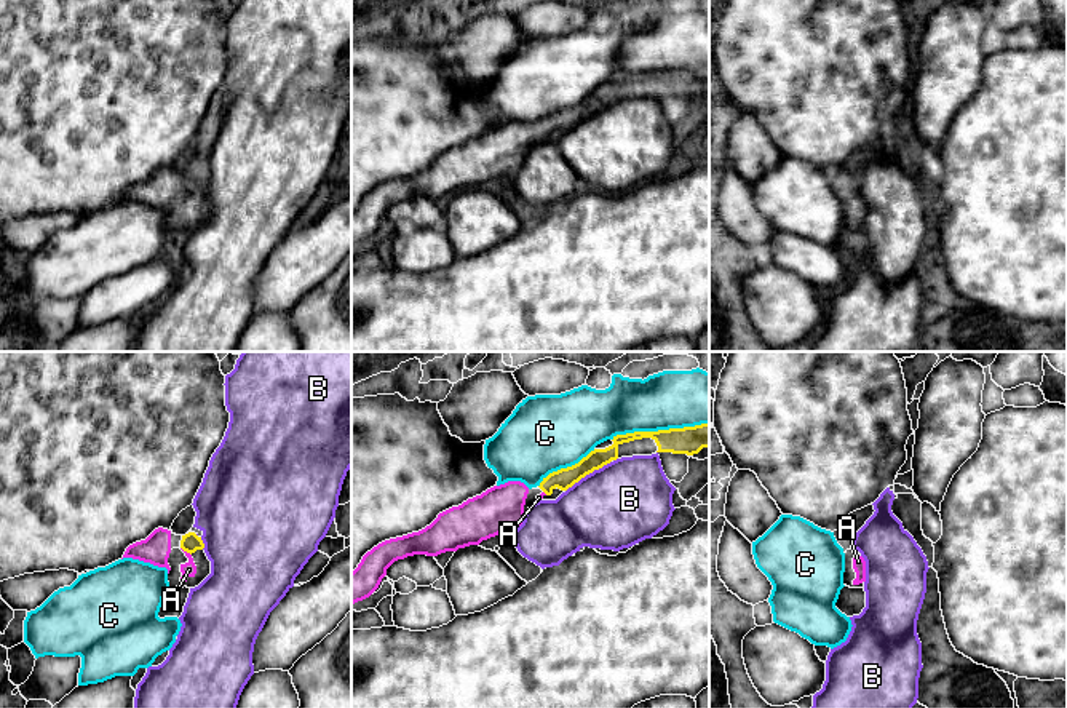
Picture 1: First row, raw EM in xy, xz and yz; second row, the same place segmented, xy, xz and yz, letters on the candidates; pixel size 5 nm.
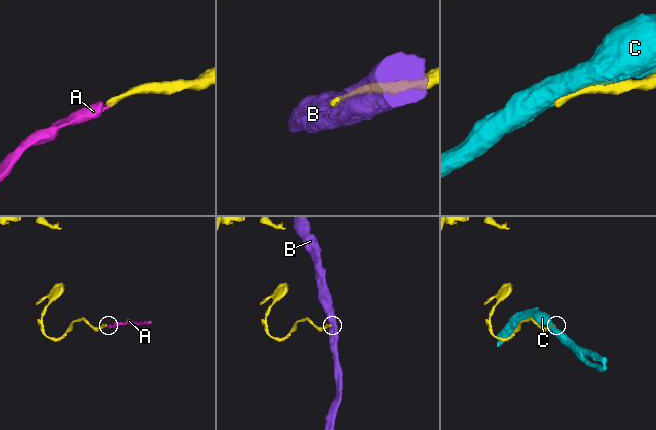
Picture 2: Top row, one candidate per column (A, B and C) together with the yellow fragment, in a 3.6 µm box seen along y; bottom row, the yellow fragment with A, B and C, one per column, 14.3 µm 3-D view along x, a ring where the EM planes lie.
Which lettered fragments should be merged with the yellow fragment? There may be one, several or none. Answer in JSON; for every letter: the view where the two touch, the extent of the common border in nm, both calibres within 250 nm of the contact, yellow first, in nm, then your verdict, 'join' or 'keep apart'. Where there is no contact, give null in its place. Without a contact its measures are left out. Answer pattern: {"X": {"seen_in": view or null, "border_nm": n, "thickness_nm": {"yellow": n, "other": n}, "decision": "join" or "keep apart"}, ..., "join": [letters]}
{"A": {"seen_in": "xy", "border_nm": 70, "thickness_nm": {"yellow": 100, "other": 80}, "decision": "join"}, "B": {"seen_in": "xz", "border_nm": 280, "thickness_nm": {"yellow": 110, "other": 420}, "decision": "keep apart"}, "C": {"seen_in": "xz", "border_nm": 500, "thickness_nm": {"yellow": 140, "other": 280}, "decision": "keep apart"}, "join": ["A"]}

